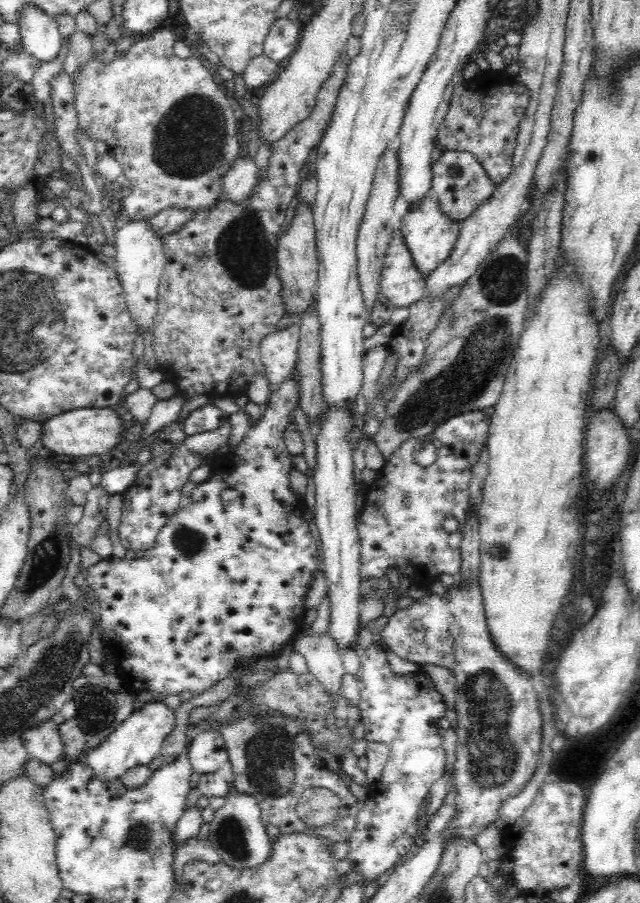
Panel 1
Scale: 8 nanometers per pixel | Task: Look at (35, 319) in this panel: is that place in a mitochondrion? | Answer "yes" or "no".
yes

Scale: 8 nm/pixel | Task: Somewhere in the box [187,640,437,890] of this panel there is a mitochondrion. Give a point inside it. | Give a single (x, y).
(268, 750)

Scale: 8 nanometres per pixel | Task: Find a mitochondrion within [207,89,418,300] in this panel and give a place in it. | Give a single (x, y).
(242, 246)

